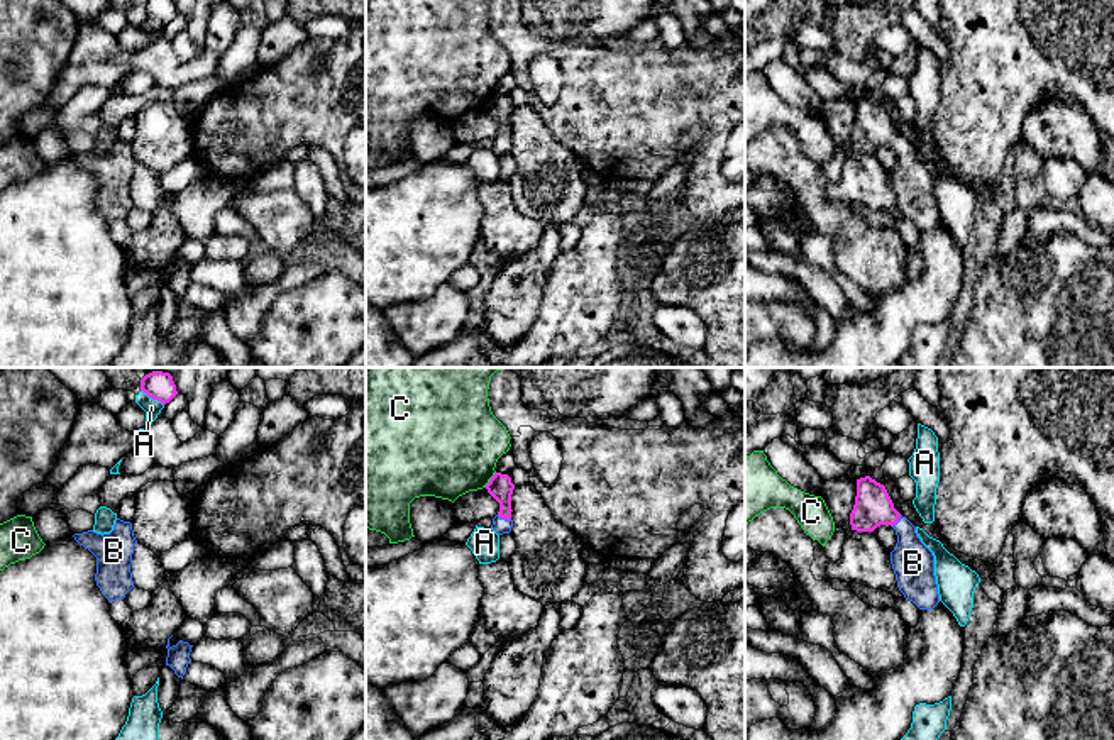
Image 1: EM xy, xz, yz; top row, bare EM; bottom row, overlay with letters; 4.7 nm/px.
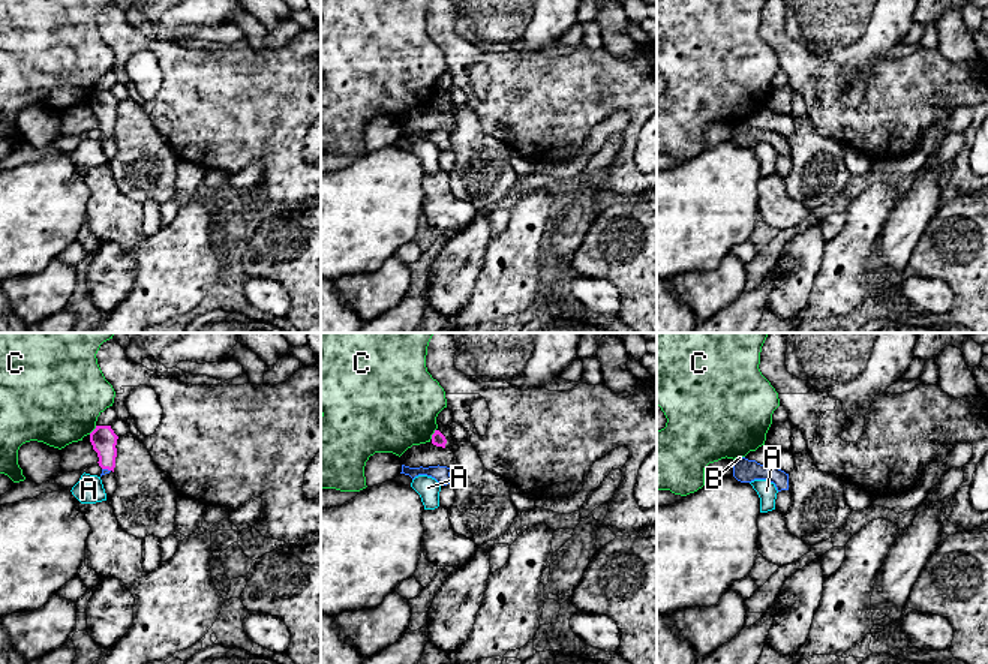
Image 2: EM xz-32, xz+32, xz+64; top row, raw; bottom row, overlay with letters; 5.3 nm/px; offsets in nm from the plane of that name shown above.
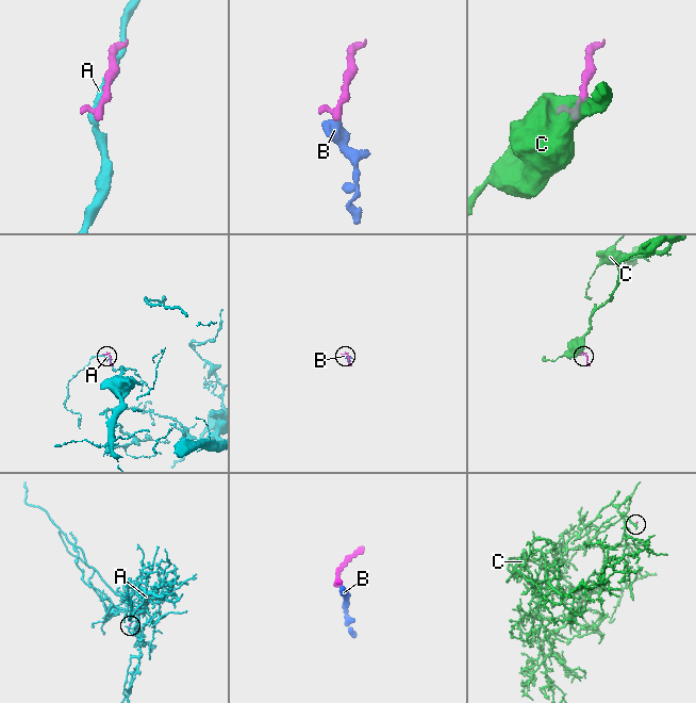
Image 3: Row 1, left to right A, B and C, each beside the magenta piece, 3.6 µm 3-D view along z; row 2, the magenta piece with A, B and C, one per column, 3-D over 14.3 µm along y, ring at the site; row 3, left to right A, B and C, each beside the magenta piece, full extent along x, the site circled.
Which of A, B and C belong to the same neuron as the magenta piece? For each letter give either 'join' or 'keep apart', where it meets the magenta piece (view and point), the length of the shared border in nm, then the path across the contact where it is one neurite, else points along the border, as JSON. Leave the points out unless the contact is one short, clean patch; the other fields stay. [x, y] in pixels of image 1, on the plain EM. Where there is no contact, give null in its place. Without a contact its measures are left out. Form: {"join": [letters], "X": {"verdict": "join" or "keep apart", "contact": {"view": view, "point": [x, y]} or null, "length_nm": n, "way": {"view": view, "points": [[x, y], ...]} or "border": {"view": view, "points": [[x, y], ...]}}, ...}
{"join": ["B"], "A": {"verdict": "keep apart", "contact": {"view": "xy", "point": [153, 19]}, "length_nm": 130}, "B": {"verdict": "join", "contact": {"view": "xz", "point": [505, 139]}, "length_nm": 70, "way": {"view": "xz", "points": [[500, 107], [505, 121], [505, 139], [500, 146]]}}, "C": {"verdict": "keep apart", "contact": {"view": "xz", "point": [490, 100]}, "length_nm": 90}}

